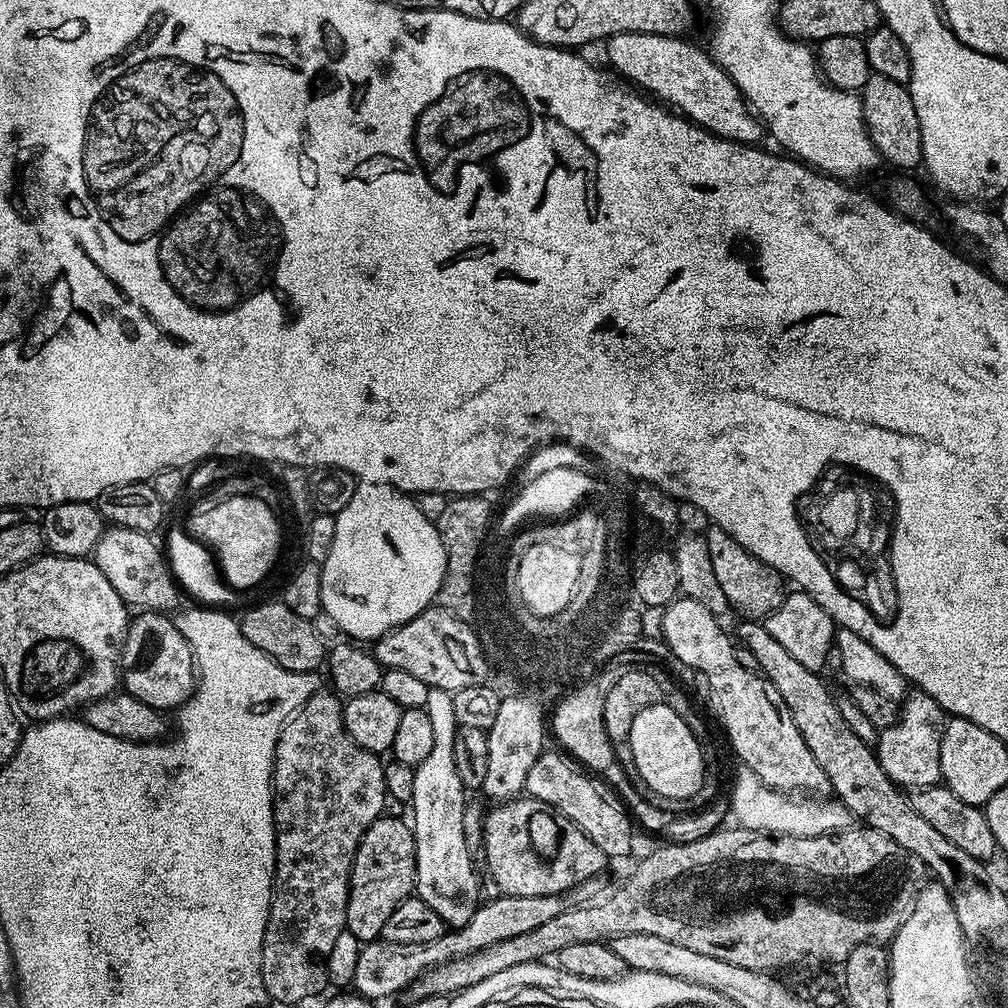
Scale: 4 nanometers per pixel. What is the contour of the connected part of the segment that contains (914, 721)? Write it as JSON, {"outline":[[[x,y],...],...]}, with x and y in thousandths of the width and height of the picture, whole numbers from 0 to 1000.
{"outline":[[[905,685],[893,698],[893,712],[887,720],[876,723],[867,739],[867,745],[875,764],[897,784],[923,782],[934,777],[933,727],[935,704],[923,688]]]}

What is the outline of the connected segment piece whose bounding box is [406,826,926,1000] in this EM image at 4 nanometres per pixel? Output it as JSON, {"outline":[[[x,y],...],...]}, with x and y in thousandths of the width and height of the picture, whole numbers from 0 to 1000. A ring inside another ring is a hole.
{"outline":[[[725,819],[718,821],[715,825],[706,825],[703,829],[694,829],[684,837],[663,837],[660,841],[651,841],[631,862],[627,870],[620,877],[612,879],[608,885],[592,888],[590,891],[564,899],[554,911],[546,911],[546,915],[538,915],[534,923],[526,923],[526,927],[514,927],[510,931],[502,931],[490,938],[482,938],[478,942],[464,945],[460,949],[452,949],[448,953],[438,954],[423,961],[418,968],[414,969],[403,981],[405,992],[418,992],[428,988],[449,989],[453,984],[462,982],[462,978],[470,978],[470,974],[478,974],[478,970],[487,970],[505,958],[514,958],[517,954],[527,952],[540,952],[551,949],[562,938],[567,938],[569,935],[606,935],[611,929],[617,927],[653,927],[653,931],[661,931],[661,935],[669,935],[672,938],[681,938],[681,942],[692,942],[692,946],[704,946],[704,950],[716,950],[716,954],[728,954],[728,958],[740,958],[744,962],[753,964],[766,964],[770,960],[782,960],[785,956],[794,956],[797,952],[840,952],[843,942],[847,942],[856,937],[880,938],[891,927],[895,915],[905,905],[909,898],[911,879],[916,878],[919,873],[919,862],[917,856],[909,849],[905,849],[891,835],[879,831],[871,823],[860,819],[846,819],[840,823],[830,824],[828,827],[815,829],[772,829],[761,825],[746,825],[743,821]]]}

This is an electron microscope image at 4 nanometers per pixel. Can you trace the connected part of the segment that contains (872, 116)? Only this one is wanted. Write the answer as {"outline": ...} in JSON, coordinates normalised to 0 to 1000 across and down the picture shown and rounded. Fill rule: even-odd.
{"outline":[[[865,73],[862,74],[852,96],[857,110],[857,124],[861,130],[861,136],[867,141],[874,160],[878,164],[886,163],[889,167],[910,166],[912,168],[917,158],[915,129],[900,86],[886,81],[884,77],[875,77]]]}

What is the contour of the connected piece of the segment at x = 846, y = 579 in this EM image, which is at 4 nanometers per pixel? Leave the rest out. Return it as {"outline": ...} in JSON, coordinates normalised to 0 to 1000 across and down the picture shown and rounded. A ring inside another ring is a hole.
{"outline":[[[806,548],[810,556],[813,556],[813,563],[821,567],[821,575],[829,579],[829,587],[833,591],[841,591],[841,595],[849,595],[873,623],[889,623],[889,615],[893,615],[893,575],[889,575],[889,548]]]}

